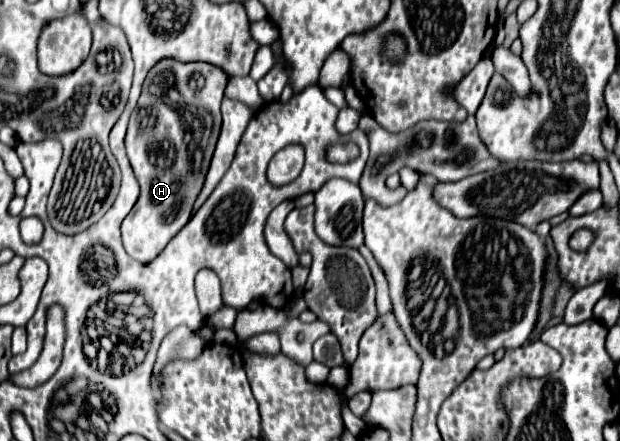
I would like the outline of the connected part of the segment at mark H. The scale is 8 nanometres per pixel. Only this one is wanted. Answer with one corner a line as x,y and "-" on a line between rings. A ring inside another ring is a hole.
162,59
148,71
126,133
126,153
140,183
140,197
122,223
124,249
132,259
150,263
190,219
220,135
220,101
224,97
224,89
230,99
242,101
255,111
266,105
254,79
228,79
220,67
210,63
180,63
176,59
-
194,73
204,77
204,87
200,91
190,89
-
166,79
170,79
170,87
-
154,83
162,87
158,95
150,91

